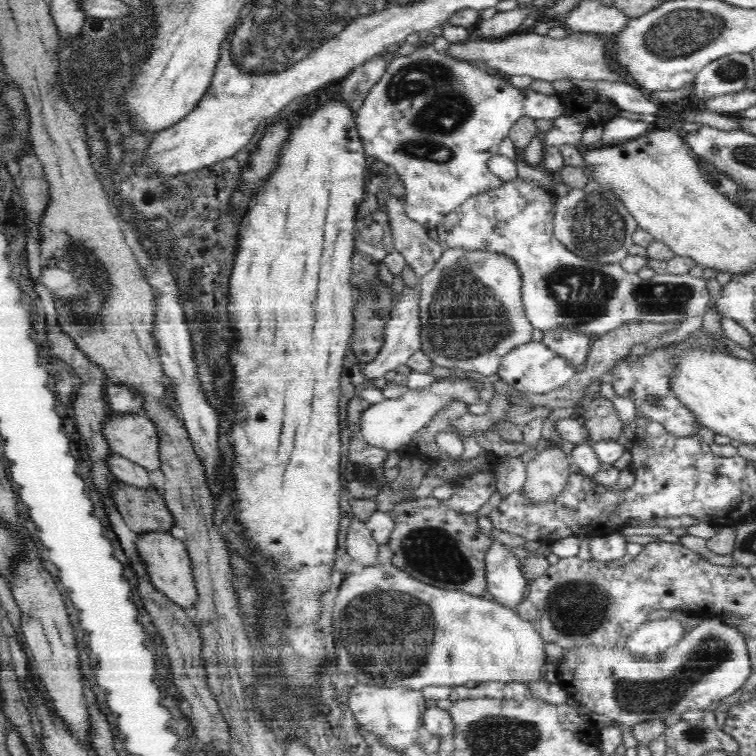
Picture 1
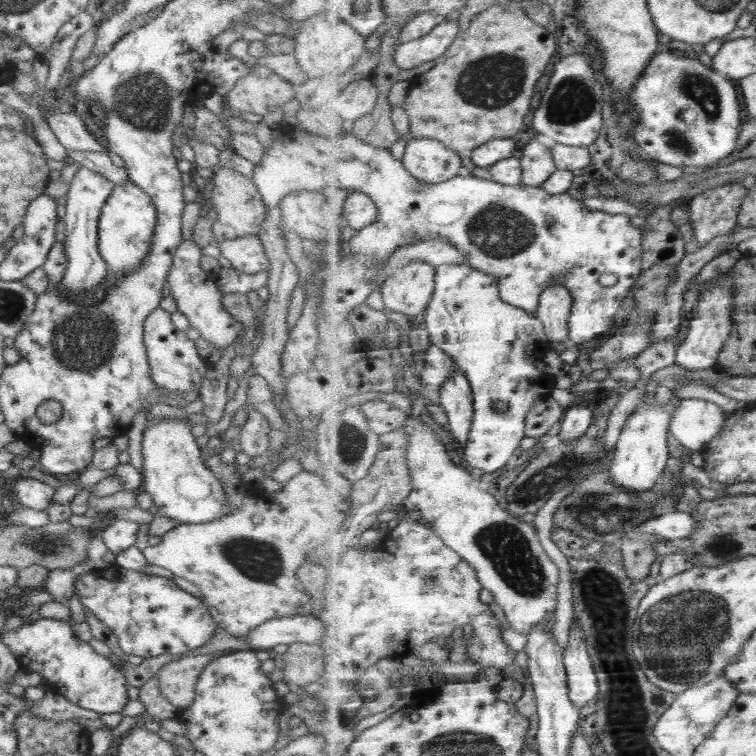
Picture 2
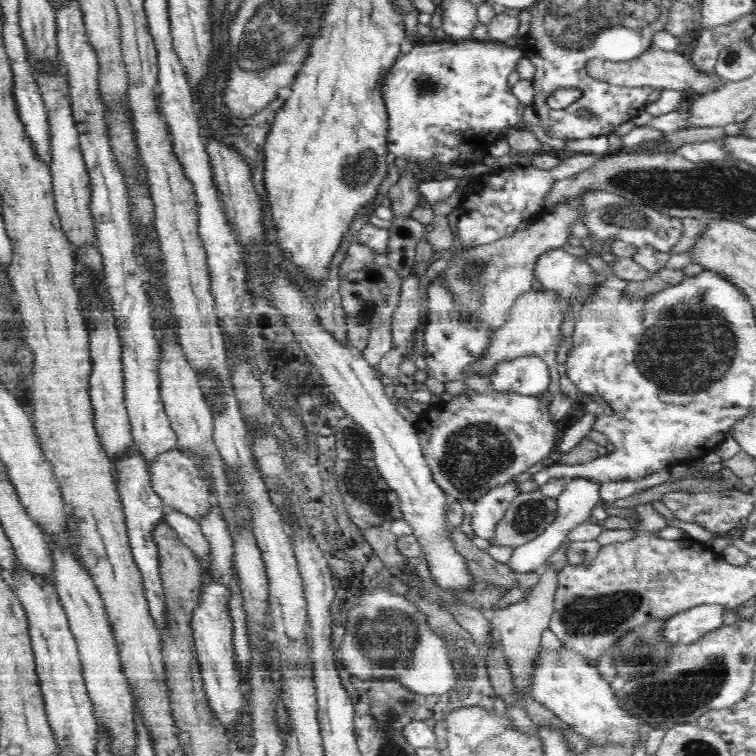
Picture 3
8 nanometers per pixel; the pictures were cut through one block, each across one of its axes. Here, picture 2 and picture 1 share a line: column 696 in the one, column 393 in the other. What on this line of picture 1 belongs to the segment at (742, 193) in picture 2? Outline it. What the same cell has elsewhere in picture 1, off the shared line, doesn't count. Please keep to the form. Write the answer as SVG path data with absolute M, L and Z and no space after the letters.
M398 192L388 197L382 208L389 217L396 251L406 259L412 274L421 277L430 272L443 251L438 241L430 238L424 225L406 214L404 204L398 200Z

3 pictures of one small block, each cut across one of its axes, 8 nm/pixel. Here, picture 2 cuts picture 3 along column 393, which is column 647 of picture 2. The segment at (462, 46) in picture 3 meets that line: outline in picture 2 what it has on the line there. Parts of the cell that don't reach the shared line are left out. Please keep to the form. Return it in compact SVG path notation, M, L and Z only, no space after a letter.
M659 52L650 62L645 75L633 94L634 107L642 117L642 124L634 128L639 146L654 160L683 168L698 167L698 172L730 158L738 148L742 130L742 104L732 78L705 66L699 58L680 56L678 52Z

